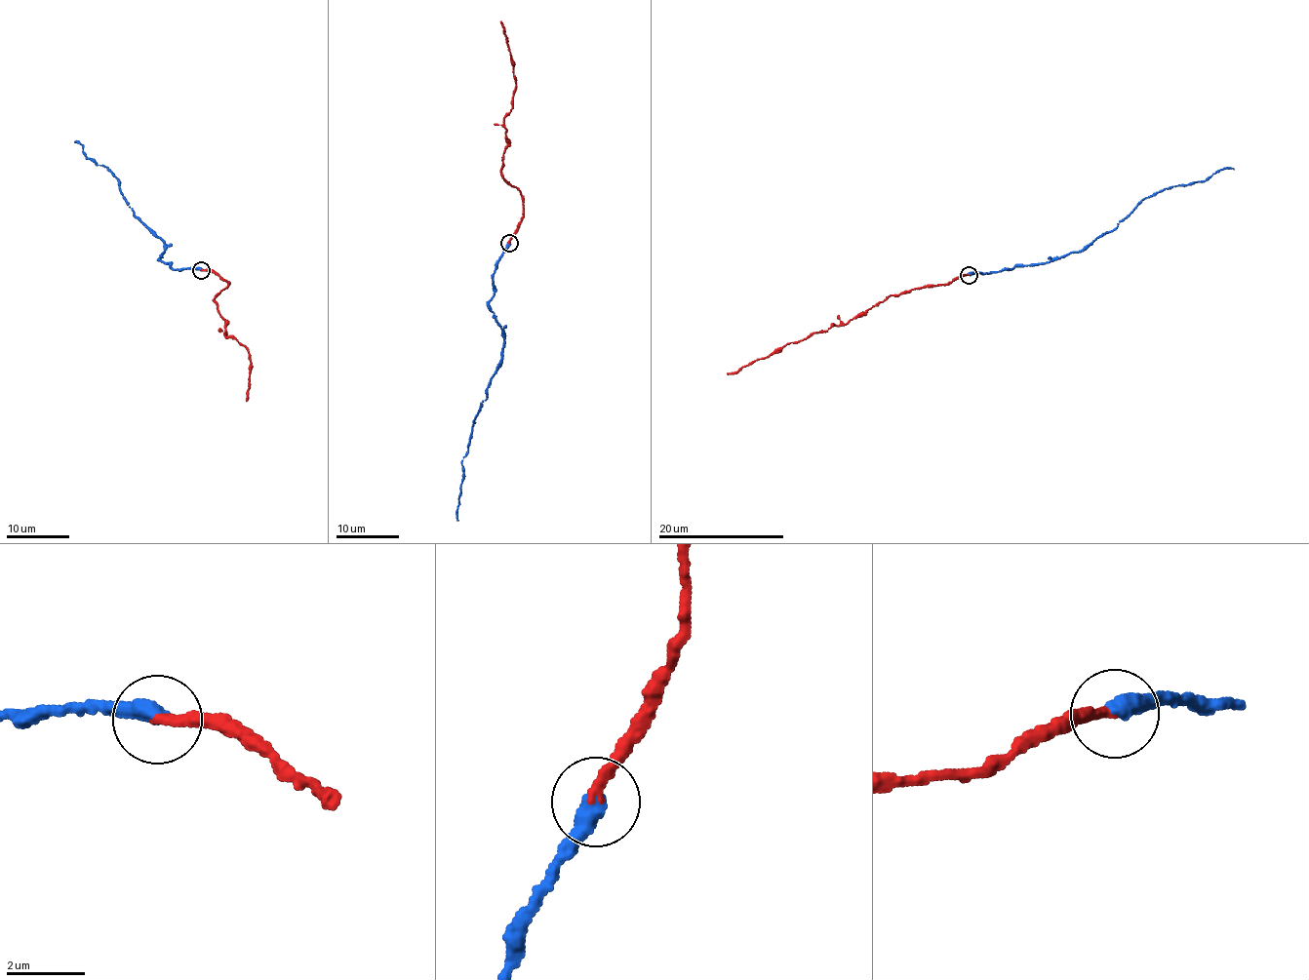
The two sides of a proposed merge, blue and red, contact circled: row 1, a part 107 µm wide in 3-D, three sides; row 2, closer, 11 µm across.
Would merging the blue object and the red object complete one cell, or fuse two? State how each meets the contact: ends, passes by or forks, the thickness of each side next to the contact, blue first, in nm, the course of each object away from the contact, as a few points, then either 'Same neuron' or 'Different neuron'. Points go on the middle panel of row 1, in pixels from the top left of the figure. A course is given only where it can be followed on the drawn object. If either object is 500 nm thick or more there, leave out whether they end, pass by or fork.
At the ring blue ends. At the ring red ends. Thickness 440 nm (blue) against 280 nm. Course of blue: (508, 243), (494, 274), (494, 296), (489, 309), (501, 329), (501, 364), (488, 385), (461, 462), (456, 521). Course of red: (508, 243), (522, 220), (523, 196), (502, 175), (507, 138), (503, 117), (512, 107), (516, 84), (500, 20). Same neuron

